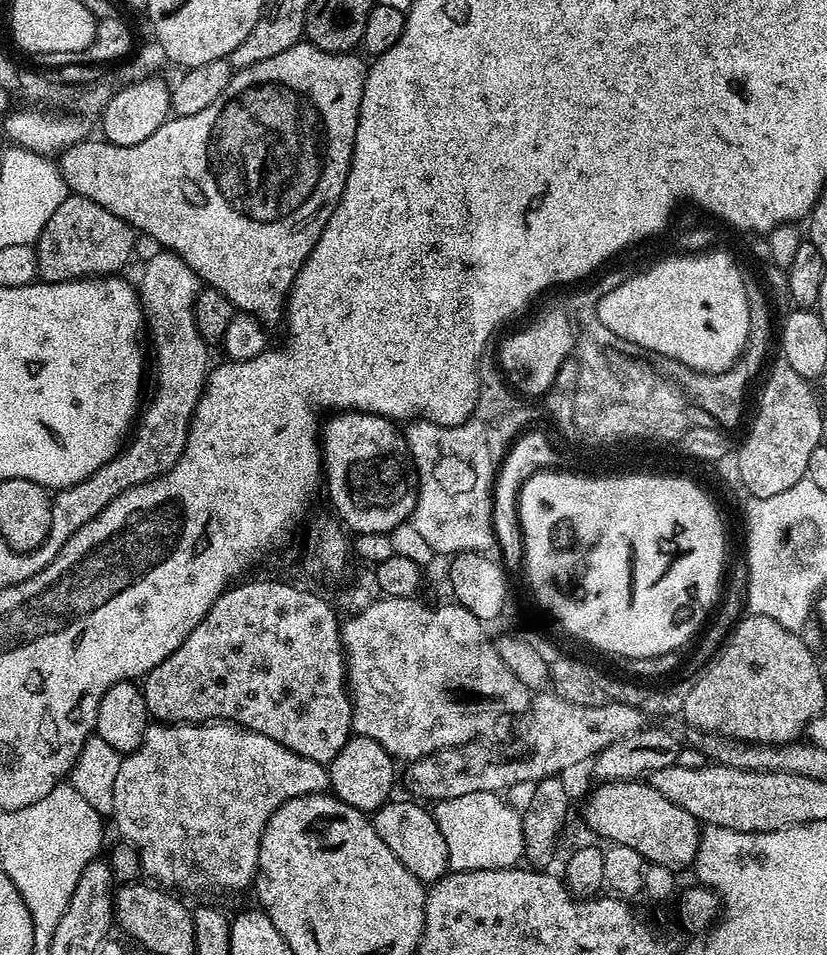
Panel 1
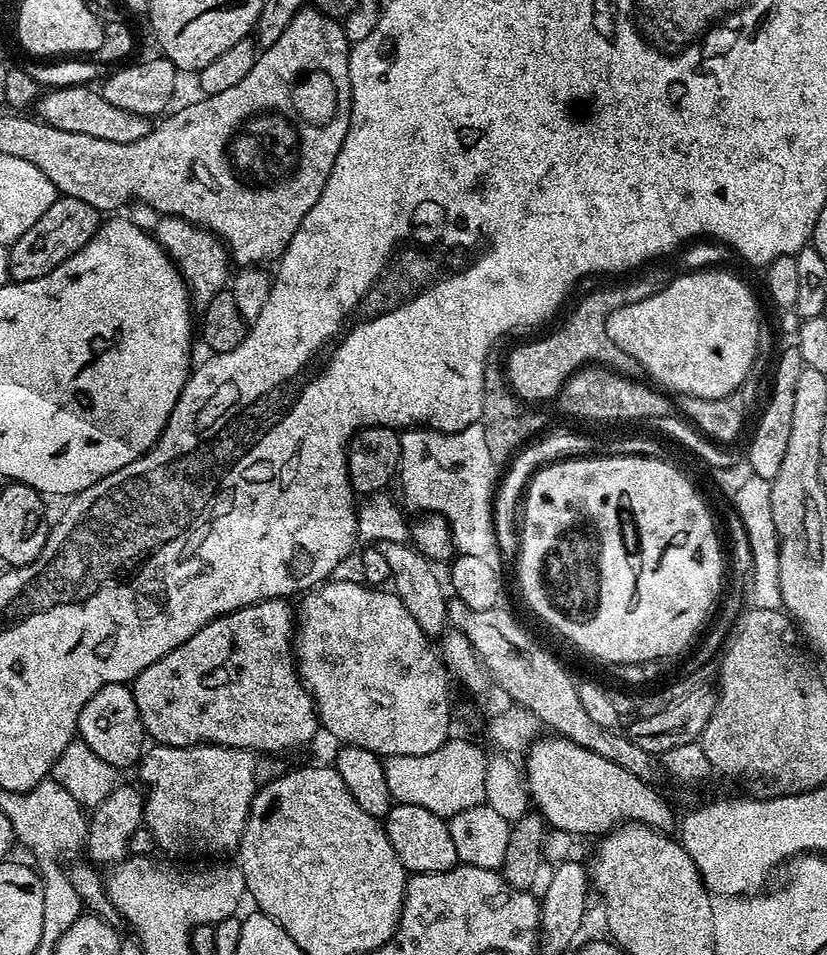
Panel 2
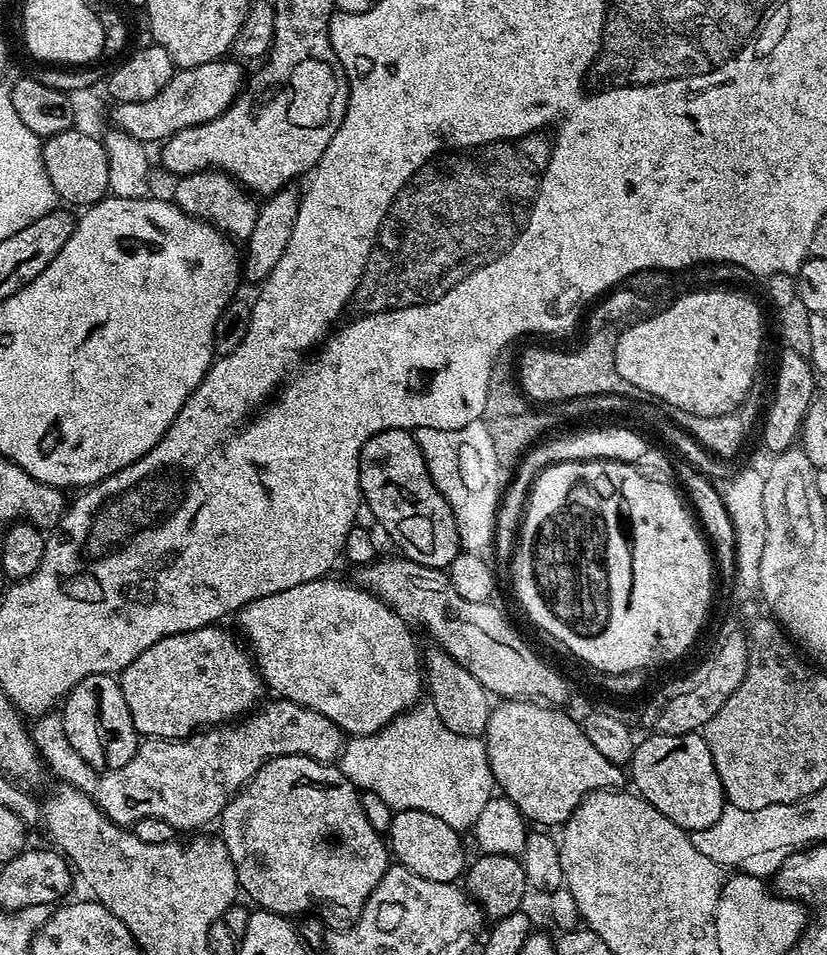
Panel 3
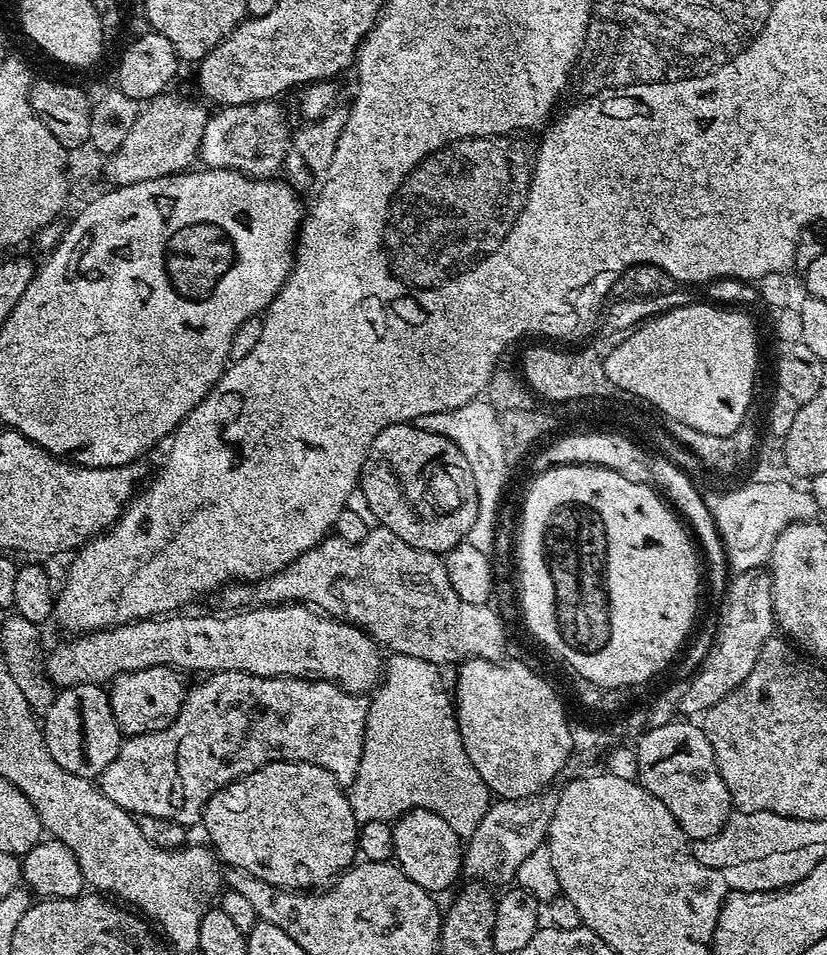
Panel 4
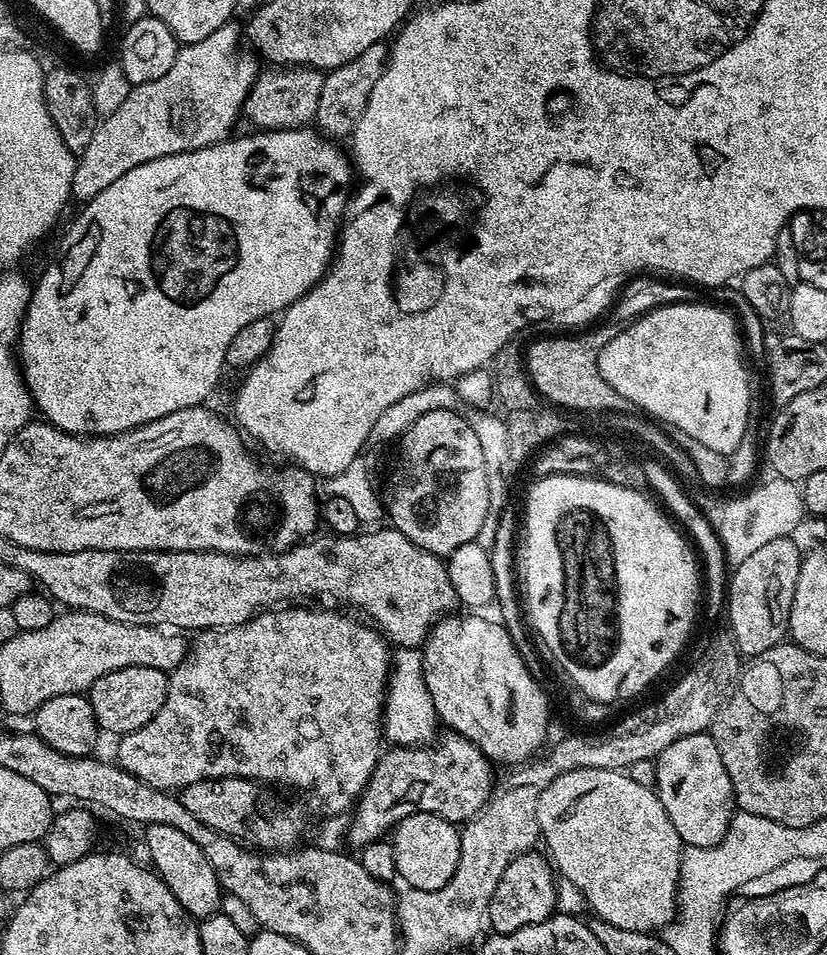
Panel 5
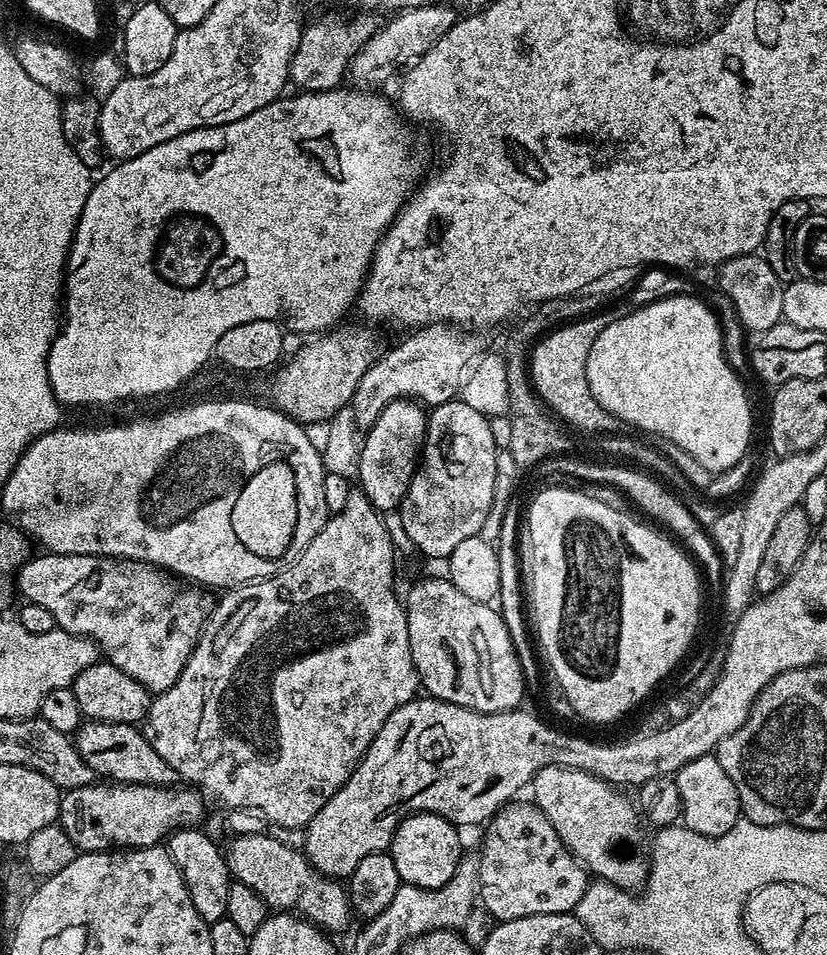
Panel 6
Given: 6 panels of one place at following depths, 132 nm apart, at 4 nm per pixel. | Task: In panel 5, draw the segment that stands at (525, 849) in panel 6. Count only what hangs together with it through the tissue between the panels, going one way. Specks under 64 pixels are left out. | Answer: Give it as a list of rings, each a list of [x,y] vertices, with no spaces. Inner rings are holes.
[[[529,850],[513,856],[506,870],[502,870],[502,878],[498,882],[498,890],[494,890],[494,898],[490,898],[487,923],[492,924],[493,933],[510,934],[514,930],[522,930],[522,926],[530,926],[534,922],[542,922],[547,916],[557,911],[556,890],[558,876],[547,855],[539,851]]]

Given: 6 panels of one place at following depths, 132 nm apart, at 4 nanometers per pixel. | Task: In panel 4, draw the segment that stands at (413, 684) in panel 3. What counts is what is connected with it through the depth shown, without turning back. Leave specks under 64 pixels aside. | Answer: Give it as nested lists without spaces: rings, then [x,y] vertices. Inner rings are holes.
[[[302,603],[262,604],[243,610],[232,610],[229,616],[184,616],[169,614],[151,620],[138,620],[131,624],[118,624],[98,632],[73,635],[64,640],[46,656],[46,671],[49,680],[57,689],[75,684],[107,685],[123,672],[142,670],[150,666],[166,666],[181,673],[200,672],[245,672],[255,676],[299,676],[330,680],[339,688],[357,694],[368,694],[381,683],[382,649],[372,637],[360,628],[344,620],[336,620],[323,612]]]

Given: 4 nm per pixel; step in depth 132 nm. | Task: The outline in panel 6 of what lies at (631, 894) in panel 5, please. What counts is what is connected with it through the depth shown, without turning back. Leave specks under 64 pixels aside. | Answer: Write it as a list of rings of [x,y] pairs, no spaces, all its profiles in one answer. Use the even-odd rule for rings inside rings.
[[[546,766],[534,774],[530,785],[531,799],[536,807],[550,818],[550,826],[562,838],[565,846],[572,851],[572,855],[580,861],[581,865],[593,877],[605,880],[611,884],[616,884],[625,890],[643,889],[645,880],[648,879],[649,857],[640,849],[640,839],[643,838],[644,832],[640,829],[642,823],[641,813],[637,805],[627,800],[623,796],[619,787],[610,785],[596,776],[586,774],[577,768],[563,768],[562,766]]]

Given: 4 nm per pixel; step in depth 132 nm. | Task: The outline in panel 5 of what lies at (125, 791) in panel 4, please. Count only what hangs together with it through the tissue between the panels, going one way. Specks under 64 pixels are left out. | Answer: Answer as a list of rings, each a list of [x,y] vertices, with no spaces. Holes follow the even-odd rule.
[[[280,606],[275,610],[265,610],[258,612],[251,616],[244,624],[239,624],[233,628],[222,628],[219,630],[204,630],[199,633],[200,636],[190,644],[190,651],[184,661],[179,664],[177,668],[172,669],[168,677],[168,693],[166,694],[166,702],[162,702],[162,710],[158,710],[158,714],[154,714],[154,718],[150,718],[150,722],[146,722],[146,726],[142,726],[138,730],[128,732],[125,736],[119,737],[116,748],[115,759],[118,761],[120,767],[126,769],[130,774],[134,774],[134,778],[138,778],[142,782],[146,782],[155,788],[163,788],[165,790],[179,790],[190,786],[199,780],[217,780],[220,776],[243,776],[245,780],[253,782],[263,782],[265,780],[268,784],[285,784],[288,788],[312,788],[312,796],[320,803],[322,813],[329,817],[338,815],[340,813],[347,813],[349,809],[355,805],[360,798],[360,793],[364,791],[364,787],[368,785],[368,780],[372,776],[373,770],[376,769],[376,761],[382,755],[382,721],[384,718],[384,704],[385,693],[388,687],[389,673],[390,673],[390,645],[379,631],[371,623],[365,622],[363,619],[355,620],[352,616],[343,616],[340,612],[335,612],[332,608],[304,608],[308,606]]]

